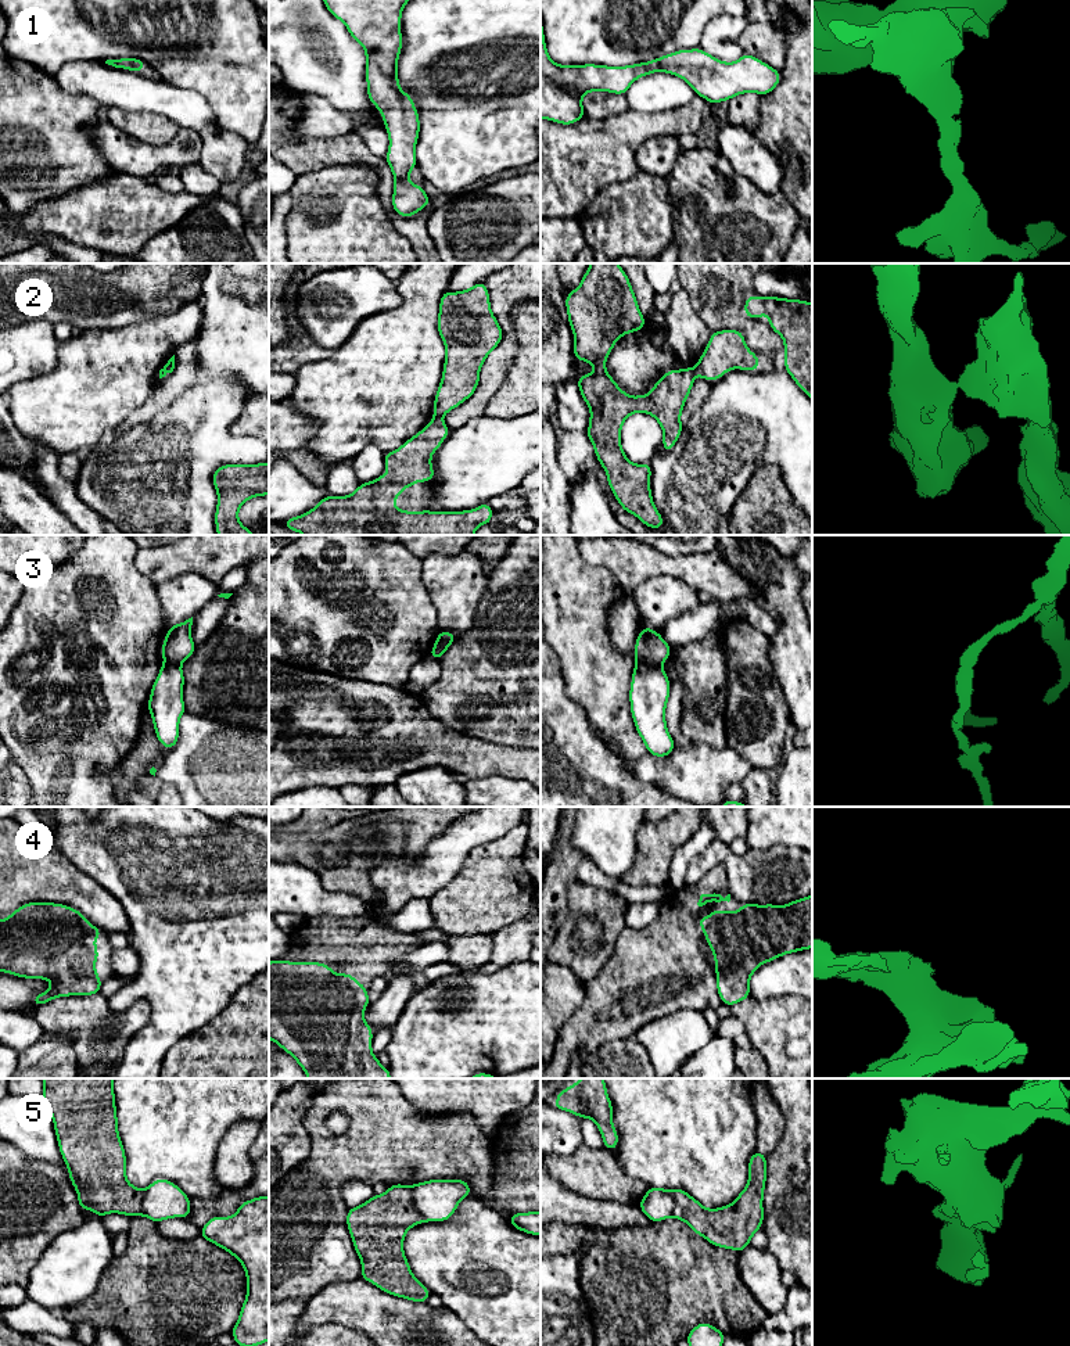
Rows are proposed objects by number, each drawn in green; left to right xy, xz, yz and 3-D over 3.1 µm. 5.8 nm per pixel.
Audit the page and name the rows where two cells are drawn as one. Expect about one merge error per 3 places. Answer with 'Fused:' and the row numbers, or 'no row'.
Fused: 2, 3, 5

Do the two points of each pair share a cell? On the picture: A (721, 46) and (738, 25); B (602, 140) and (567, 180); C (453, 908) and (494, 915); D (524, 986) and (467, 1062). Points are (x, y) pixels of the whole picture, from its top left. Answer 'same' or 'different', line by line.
A: same
B: same
C: same
D: same

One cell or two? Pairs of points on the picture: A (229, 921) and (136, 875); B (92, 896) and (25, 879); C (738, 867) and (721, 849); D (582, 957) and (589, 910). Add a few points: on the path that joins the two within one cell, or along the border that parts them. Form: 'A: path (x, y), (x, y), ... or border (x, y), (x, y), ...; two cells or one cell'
A: path (205, 911), (191, 897), (167, 893), (160, 887); one cell
B: path (75, 889), (56, 879), (42, 879); one cell
C: border (731, 853), (722, 862); two cells
D: path (584, 946), (589, 933), (589, 921); one cell

